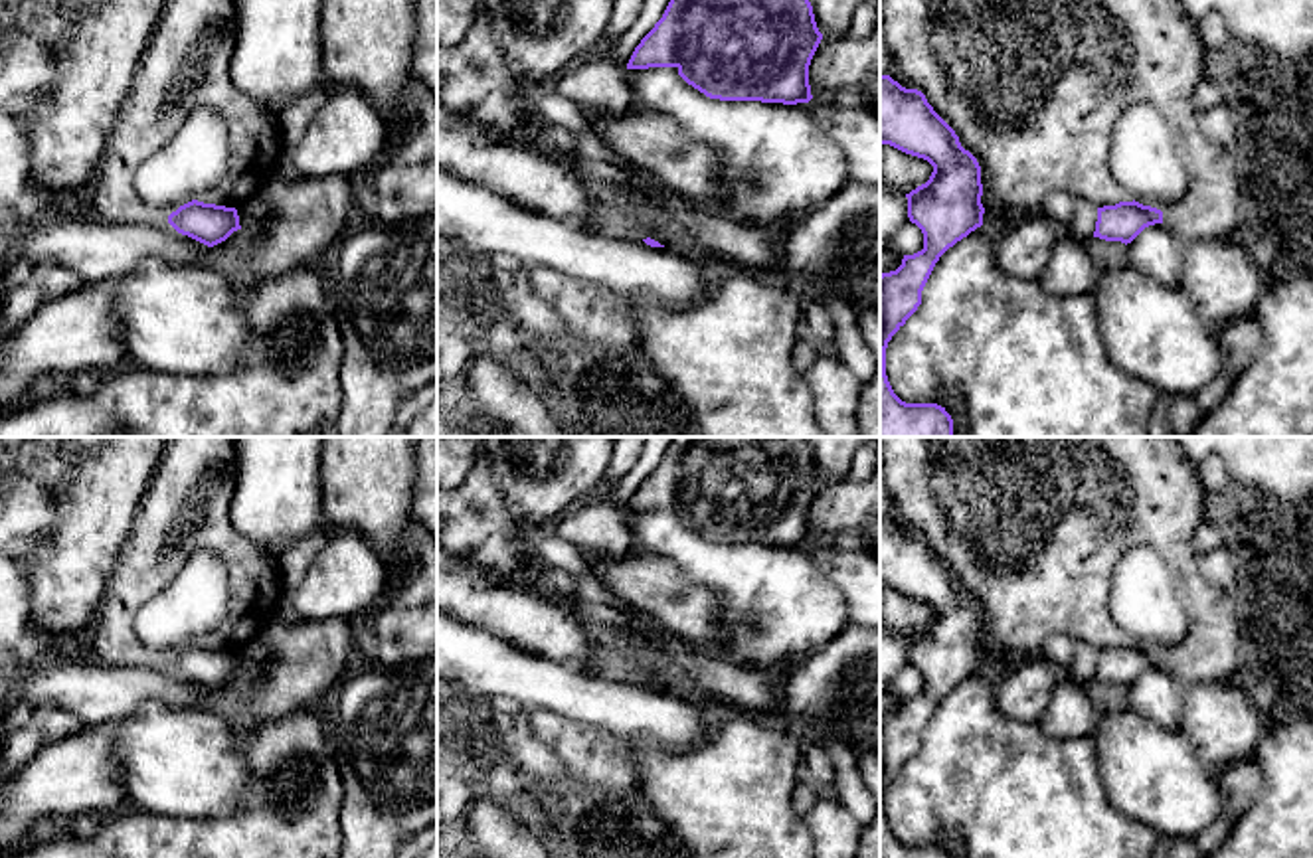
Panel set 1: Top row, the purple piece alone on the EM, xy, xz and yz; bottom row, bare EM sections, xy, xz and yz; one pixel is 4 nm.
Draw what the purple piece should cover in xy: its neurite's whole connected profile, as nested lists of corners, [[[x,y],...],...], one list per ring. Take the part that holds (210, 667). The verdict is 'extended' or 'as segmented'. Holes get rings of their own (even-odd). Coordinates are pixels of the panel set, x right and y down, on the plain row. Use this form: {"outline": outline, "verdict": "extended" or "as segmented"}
{"outline": [[[192,643],[168,658],[168,666],[182,678],[188,678],[208,690],[225,684],[241,672],[235,650],[204,646]]], "verdict": "as segmented"}

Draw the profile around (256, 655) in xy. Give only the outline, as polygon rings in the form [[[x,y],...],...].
[[[261,637],[239,648],[239,654],[245,670],[249,672],[267,668],[267,664],[277,656],[277,652]]]

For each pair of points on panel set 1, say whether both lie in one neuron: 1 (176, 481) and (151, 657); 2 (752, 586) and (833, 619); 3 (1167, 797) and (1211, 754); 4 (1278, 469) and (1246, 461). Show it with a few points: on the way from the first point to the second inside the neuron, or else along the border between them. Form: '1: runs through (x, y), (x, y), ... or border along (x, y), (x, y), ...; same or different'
1: runs through (171, 526), (127, 590), (125, 617); same
2: runs through (772, 600), (787, 609), (813, 611); same
3: border along (1179, 730), (1195, 756), (1217, 773); different
4: runs through (1270, 461), (1254, 461); same

